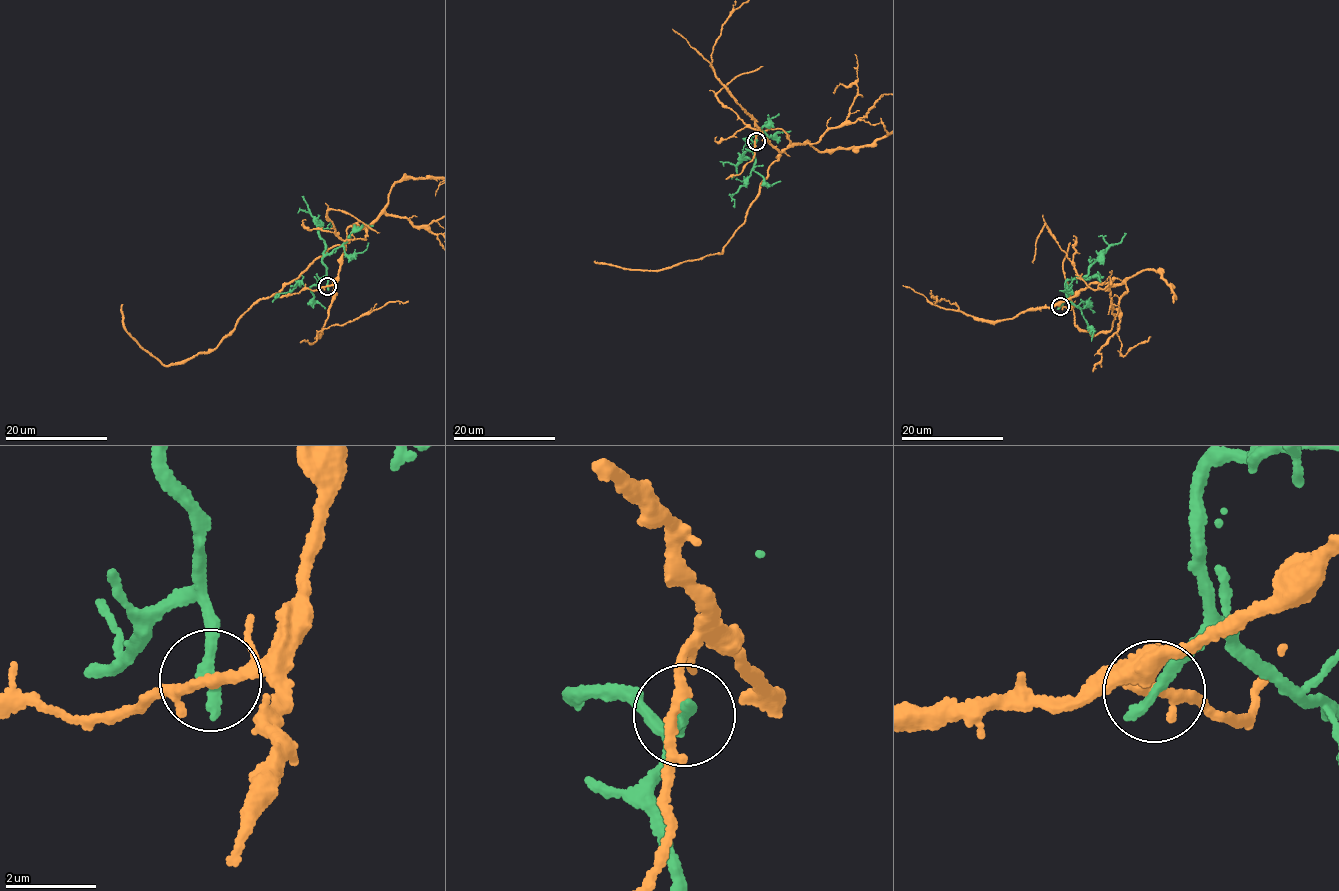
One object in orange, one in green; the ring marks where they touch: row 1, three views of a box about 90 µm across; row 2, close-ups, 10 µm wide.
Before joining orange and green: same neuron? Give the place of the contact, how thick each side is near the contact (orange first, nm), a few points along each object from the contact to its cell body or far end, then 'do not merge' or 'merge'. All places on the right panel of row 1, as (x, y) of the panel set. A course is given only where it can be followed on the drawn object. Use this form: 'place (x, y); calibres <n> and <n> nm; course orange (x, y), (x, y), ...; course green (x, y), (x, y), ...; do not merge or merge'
place (1060, 306); calibres 240 and 320 nm; course green (1060, 306), (1066, 297), (1066, 282), (1085, 276), (1089, 267), (1111, 245), (1120, 242), (1126, 233); do not merge

